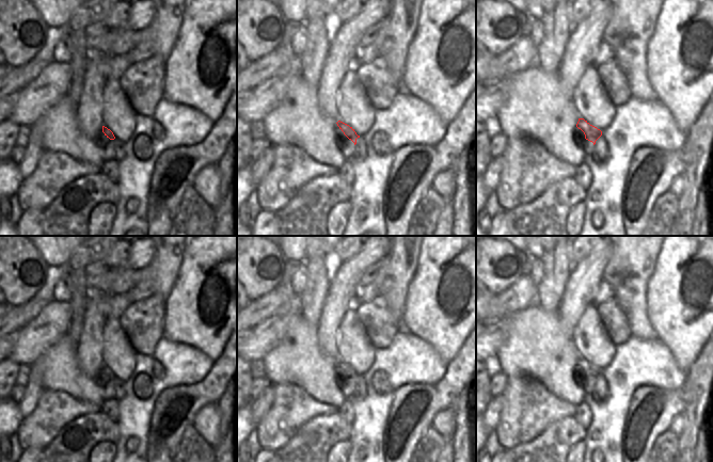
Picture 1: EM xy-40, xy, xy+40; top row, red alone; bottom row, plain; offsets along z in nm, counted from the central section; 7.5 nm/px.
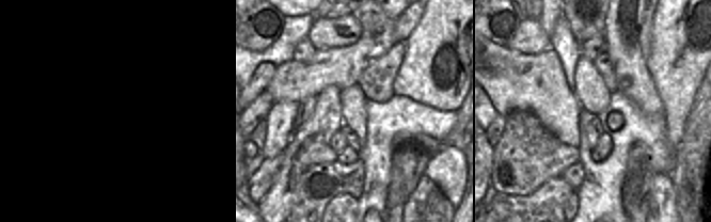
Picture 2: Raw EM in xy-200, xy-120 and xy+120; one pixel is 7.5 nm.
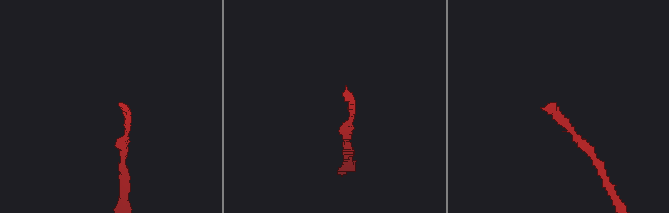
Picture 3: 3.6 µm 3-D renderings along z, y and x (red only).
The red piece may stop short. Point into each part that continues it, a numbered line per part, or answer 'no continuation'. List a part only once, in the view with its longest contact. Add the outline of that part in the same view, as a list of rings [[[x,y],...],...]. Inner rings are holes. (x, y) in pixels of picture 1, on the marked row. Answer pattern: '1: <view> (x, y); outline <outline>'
1: xy (346, 146); outline [[[335,124],[335,145],[342,152],[345,159],[352,157],[355,145],[344,134],[337,124]]]

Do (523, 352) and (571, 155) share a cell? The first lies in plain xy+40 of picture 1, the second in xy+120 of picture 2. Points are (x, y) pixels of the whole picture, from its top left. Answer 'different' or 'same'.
different

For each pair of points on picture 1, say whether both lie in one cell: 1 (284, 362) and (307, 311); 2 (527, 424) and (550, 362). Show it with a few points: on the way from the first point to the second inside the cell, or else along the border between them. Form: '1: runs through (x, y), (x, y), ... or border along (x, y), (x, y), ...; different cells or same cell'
1: border along (300, 313), (316, 329); different cells
2: border along (518, 375), (527, 375), (538, 380), (561, 399); different cells

